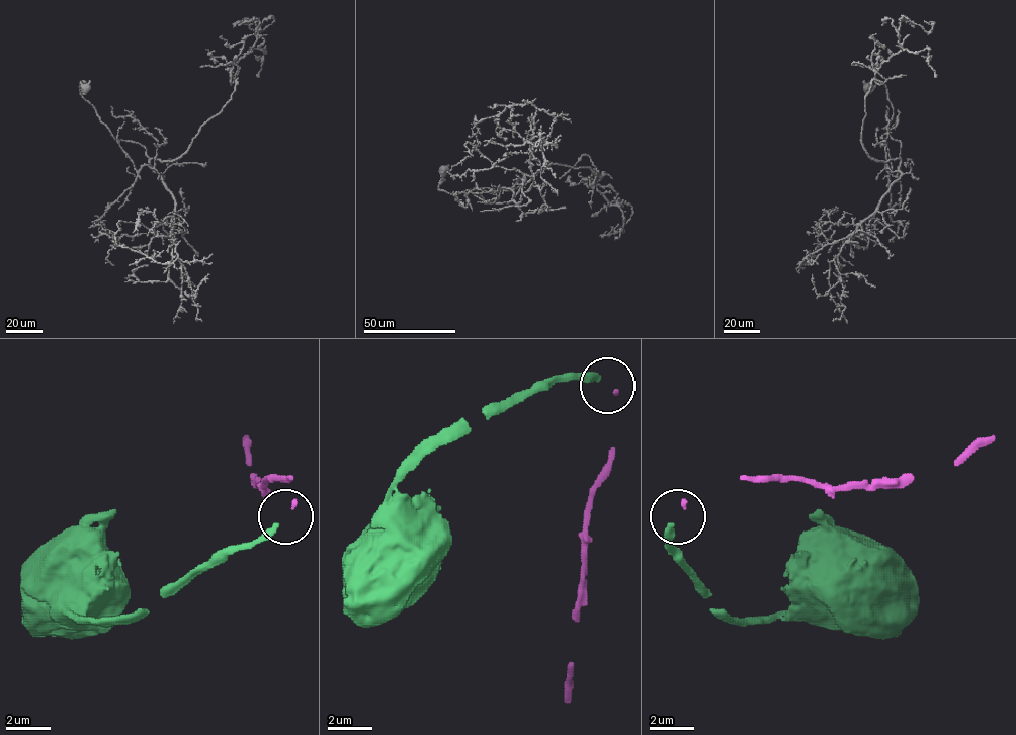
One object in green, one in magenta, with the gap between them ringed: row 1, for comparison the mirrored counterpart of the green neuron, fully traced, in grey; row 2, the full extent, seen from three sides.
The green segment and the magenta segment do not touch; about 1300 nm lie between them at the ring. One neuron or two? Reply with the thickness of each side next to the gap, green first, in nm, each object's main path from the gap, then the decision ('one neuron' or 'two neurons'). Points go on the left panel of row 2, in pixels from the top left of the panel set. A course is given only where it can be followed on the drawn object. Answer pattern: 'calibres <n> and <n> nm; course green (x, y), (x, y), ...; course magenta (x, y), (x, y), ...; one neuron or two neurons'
calibres 280 and 130 nm; course green (277, 522), (249, 544), (210, 555), (150, 610), (134, 610), (117, 622), (73, 610), (39, 572), (57, 577); course magenta (293, 511), (293, 478), (260, 489), (249, 472), (244, 433); one neuron

